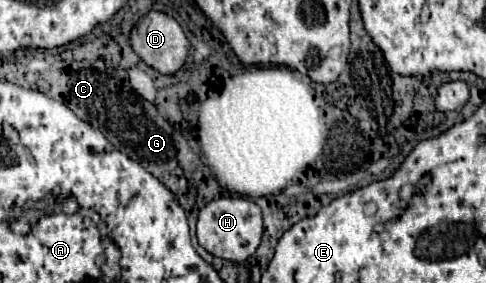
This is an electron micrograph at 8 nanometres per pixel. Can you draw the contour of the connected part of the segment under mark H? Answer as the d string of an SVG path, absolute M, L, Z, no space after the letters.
M224 196L208 202L198 212L198 244L206 248L212 256L230 262L244 262L260 246L262 238L262 212L258 204L242 196Z

